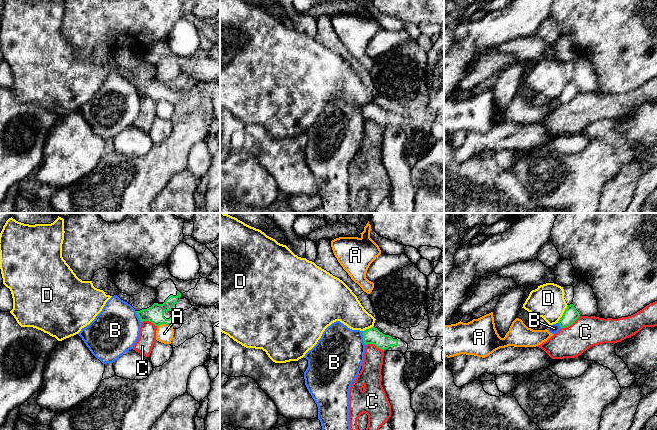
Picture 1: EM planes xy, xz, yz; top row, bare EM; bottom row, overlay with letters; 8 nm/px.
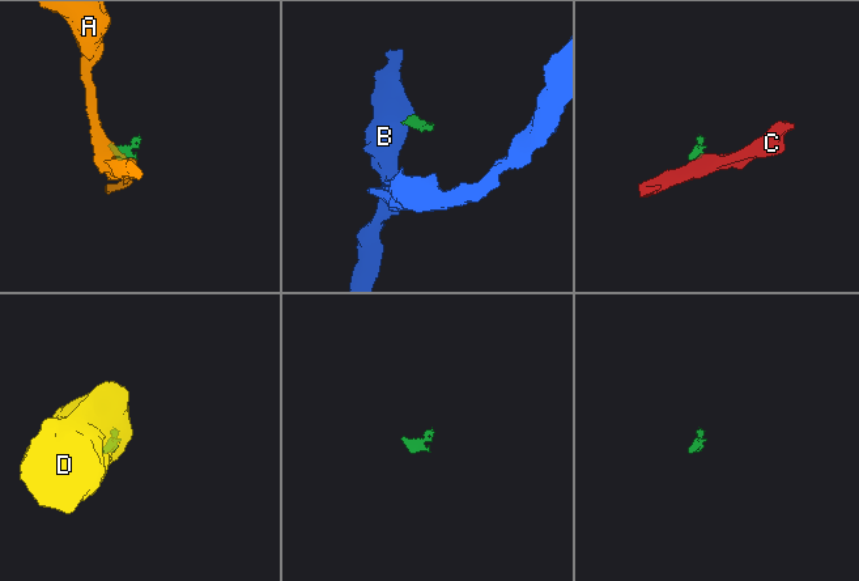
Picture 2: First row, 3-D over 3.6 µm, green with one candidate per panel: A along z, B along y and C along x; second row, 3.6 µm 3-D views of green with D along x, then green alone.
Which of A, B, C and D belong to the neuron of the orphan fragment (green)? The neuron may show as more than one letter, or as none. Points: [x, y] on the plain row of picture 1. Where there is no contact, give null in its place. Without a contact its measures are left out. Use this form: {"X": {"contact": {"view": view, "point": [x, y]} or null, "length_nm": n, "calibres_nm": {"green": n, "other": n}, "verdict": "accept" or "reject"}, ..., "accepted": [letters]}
{"A": {"contact": {"view": "xy", "point": [165, 99]}, "length_nm": 130, "calibres_nm": {"green": 140, "other": 140}, "verdict": "reject"}, "B": {"contact": {"view": "xz", "point": [363, 114]}, "length_nm": 110, "calibres_nm": {"green": 130, "other": 400}, "verdict": "reject"}, "C": {"contact": {"view": "yz", "point": [570, 100]}, "length_nm": 190, "calibres_nm": {"green": 120, "other": 260}, "verdict": "reject"}, "D": {"contact": {"view": "yz", "point": [563, 90]}, "length_nm": 170, "calibres_nm": {"green": 120, "other": 280}, "verdict": "reject"}, "accepted": []}

